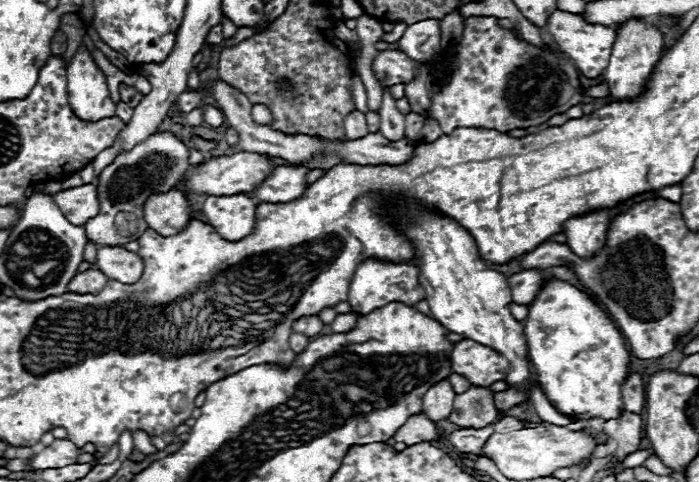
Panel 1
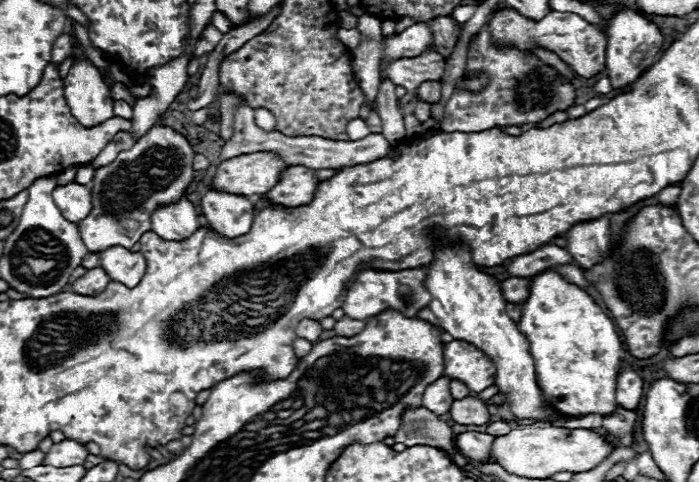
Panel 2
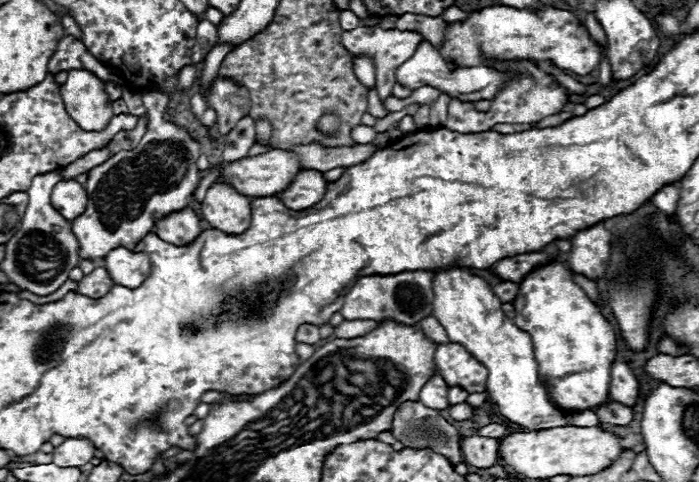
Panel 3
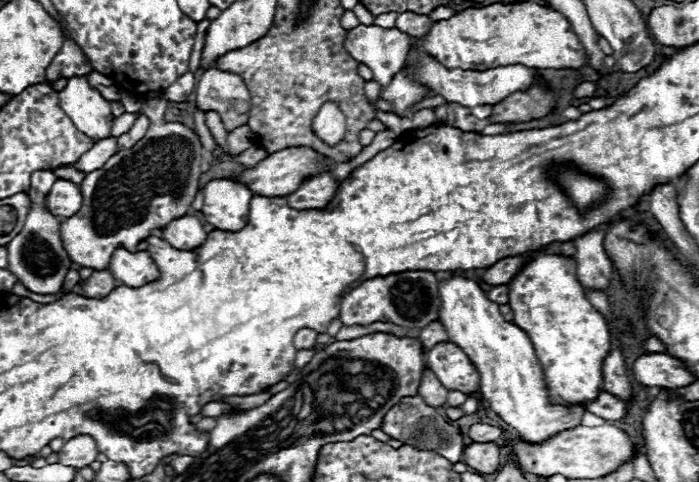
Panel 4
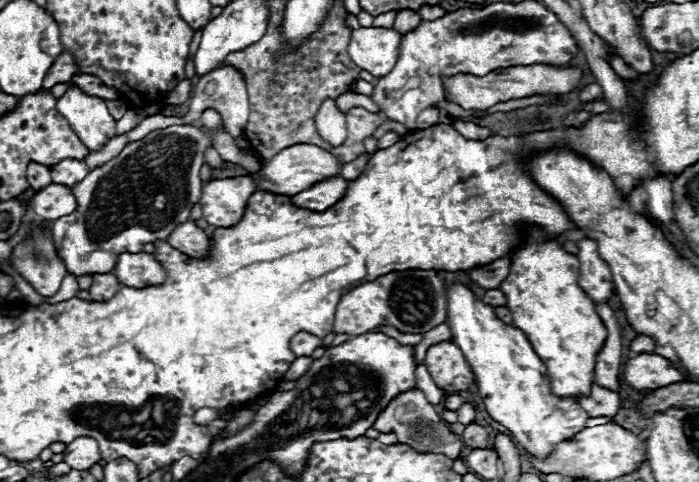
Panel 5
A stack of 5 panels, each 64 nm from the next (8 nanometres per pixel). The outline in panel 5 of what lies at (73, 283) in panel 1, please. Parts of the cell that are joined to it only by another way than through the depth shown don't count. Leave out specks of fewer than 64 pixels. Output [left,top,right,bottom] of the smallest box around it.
[88,272,122,302]

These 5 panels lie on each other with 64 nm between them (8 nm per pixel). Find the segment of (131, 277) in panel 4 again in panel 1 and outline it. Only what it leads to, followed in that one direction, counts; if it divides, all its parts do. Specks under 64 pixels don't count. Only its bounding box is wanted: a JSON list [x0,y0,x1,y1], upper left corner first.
[96,246,144,284]

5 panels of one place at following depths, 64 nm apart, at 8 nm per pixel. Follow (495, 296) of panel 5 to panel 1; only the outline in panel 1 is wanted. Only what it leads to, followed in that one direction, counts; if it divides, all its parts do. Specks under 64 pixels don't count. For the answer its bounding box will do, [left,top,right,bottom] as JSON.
[508,270,544,304]

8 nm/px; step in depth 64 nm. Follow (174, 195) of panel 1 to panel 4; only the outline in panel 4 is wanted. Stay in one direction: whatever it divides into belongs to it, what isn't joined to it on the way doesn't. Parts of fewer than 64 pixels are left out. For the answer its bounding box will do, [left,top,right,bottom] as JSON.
[158,214,206,250]

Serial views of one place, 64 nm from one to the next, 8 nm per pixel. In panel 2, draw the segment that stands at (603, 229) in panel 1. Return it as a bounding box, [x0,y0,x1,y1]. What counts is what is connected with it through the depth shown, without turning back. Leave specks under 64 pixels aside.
[566,216,610,268]

